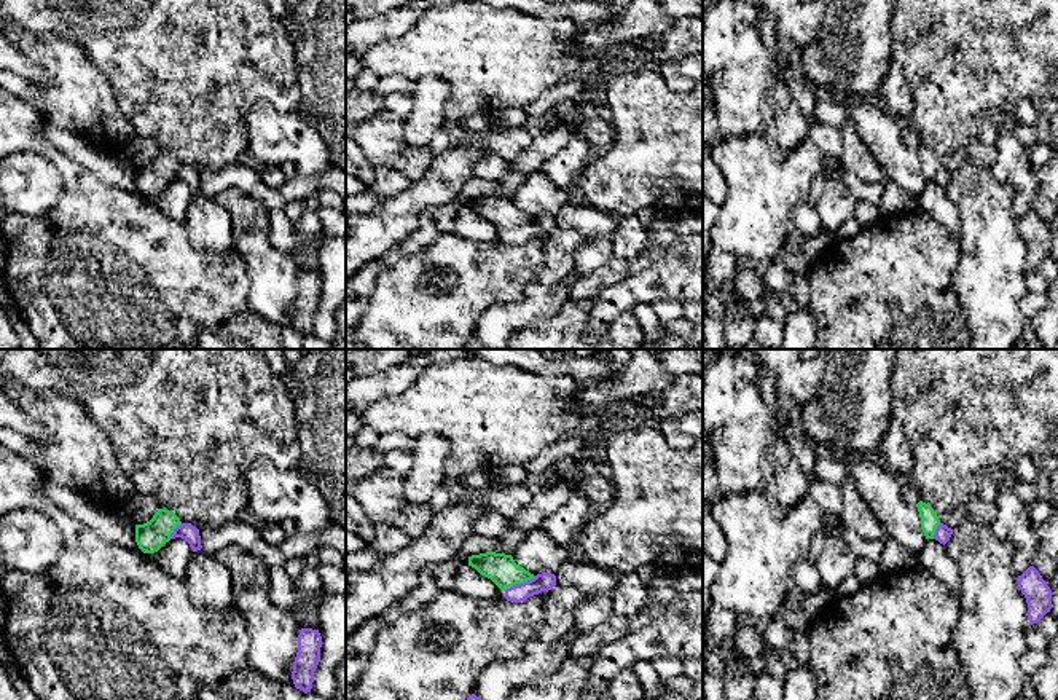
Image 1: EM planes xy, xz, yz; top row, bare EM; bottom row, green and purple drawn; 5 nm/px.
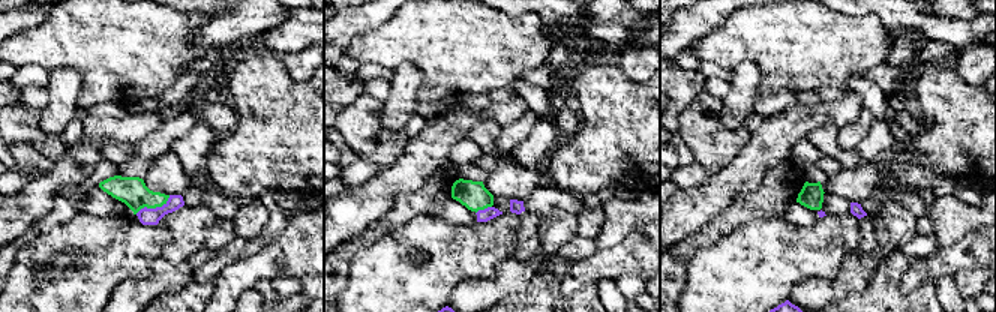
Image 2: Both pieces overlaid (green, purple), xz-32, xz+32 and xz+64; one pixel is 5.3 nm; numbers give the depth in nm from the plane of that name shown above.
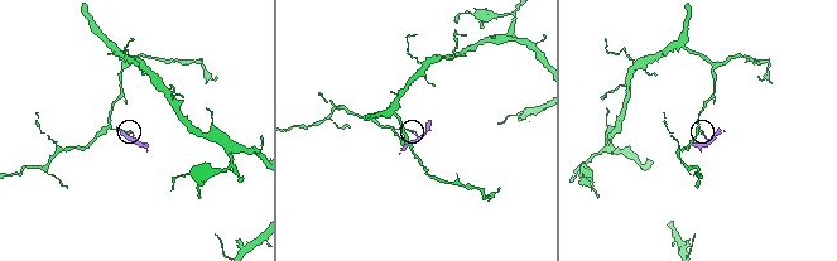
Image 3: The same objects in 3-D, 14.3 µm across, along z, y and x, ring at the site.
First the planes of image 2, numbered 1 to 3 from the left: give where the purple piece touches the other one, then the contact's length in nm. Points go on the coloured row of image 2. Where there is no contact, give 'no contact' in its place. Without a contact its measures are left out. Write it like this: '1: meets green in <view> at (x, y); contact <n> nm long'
1: meets green in xz-32 at (153, 207); contact 220 nm long
2: meets green in xz+32 at (483, 209); contact 100 nm long
3: no contact

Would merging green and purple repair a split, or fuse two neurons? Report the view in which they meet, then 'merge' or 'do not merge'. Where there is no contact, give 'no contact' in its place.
xz | do not merge

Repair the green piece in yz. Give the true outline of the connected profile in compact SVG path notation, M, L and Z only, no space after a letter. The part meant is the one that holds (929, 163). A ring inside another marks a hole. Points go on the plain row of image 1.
M919 144L916 147L916 150L921 158L921 172L924 175L926 182L934 182L935 172L940 167L937 156L934 155L934 151L929 147L926 147L923 144Z

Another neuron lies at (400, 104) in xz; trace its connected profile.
M394 92L384 97L382 112L395 113L397 116L406 118L413 110L411 94Z

